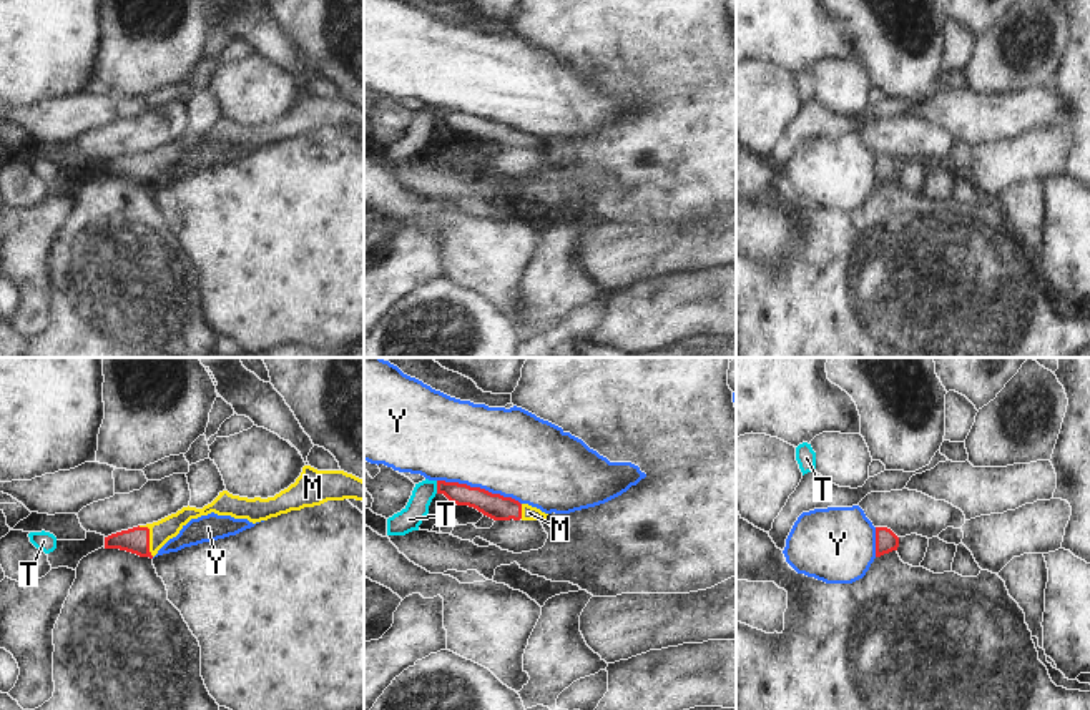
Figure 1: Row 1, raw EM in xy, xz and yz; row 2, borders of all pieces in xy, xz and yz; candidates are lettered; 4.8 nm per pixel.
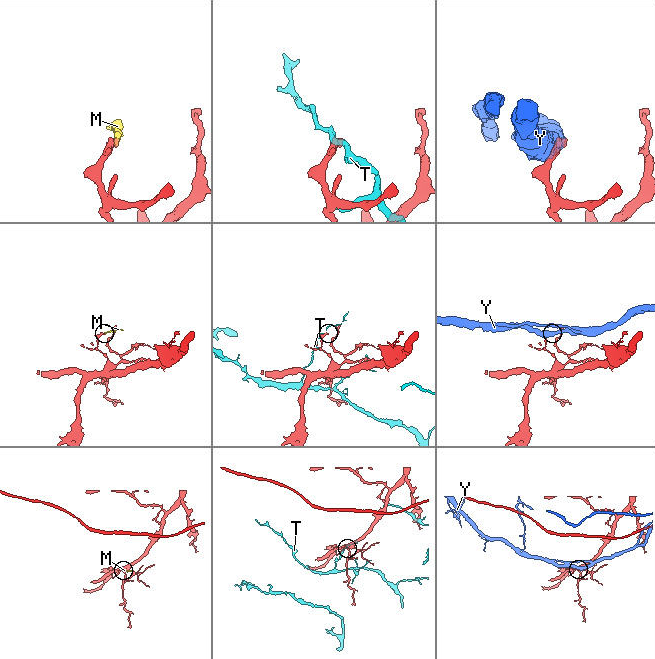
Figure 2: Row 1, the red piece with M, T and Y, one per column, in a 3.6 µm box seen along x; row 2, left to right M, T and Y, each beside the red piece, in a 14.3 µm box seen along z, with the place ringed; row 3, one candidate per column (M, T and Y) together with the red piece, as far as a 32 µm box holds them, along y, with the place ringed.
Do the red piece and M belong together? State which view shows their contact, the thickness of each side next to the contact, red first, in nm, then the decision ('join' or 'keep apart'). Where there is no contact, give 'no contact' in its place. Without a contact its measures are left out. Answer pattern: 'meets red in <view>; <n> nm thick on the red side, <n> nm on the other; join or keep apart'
meets red in xy; 130 nm thick on the red side, 110 nm on the other; join

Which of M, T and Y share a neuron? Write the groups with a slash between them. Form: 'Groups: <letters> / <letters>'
Groups: M / T / Y.

